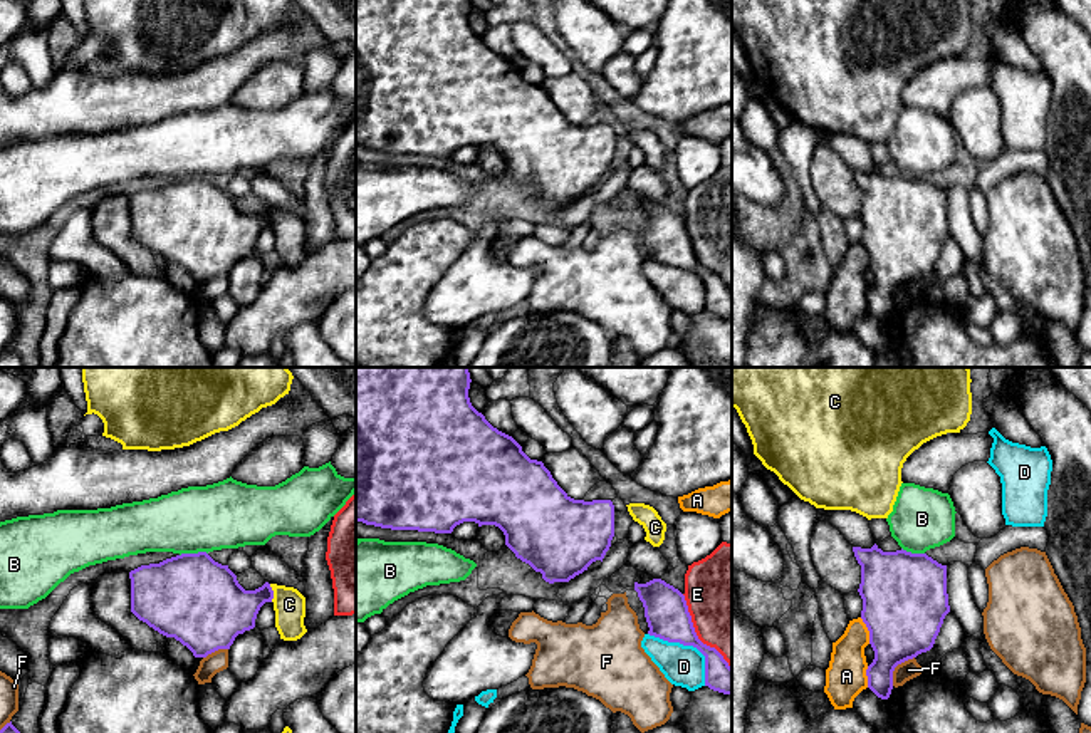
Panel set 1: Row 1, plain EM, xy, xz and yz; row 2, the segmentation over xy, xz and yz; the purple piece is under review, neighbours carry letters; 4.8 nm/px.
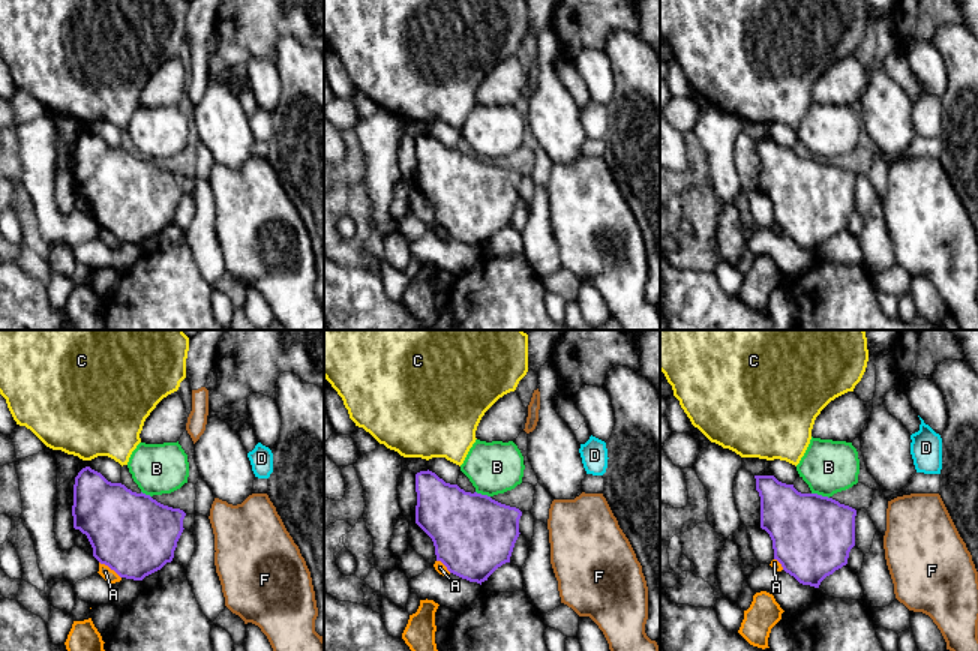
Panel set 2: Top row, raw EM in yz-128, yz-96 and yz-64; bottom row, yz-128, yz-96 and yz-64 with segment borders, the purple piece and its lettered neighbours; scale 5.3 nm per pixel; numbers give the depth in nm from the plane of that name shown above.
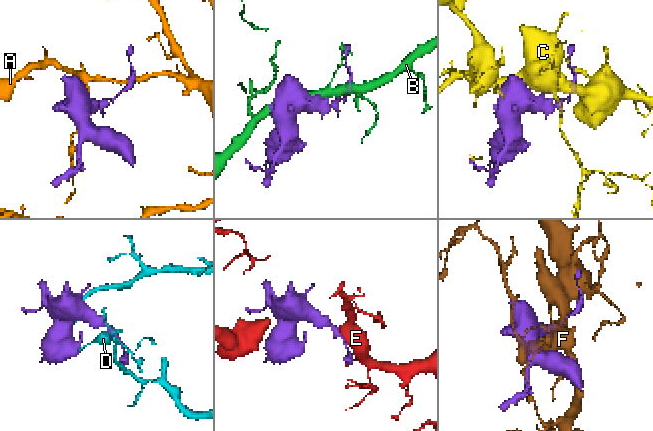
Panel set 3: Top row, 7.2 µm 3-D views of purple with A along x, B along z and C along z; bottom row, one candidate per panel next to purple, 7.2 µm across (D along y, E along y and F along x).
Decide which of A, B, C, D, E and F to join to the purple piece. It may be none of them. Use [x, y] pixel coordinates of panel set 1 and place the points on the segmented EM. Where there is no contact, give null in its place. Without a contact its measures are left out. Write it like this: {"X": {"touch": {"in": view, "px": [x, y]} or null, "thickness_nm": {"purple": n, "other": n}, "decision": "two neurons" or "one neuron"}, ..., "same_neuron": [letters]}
{"A": {"touch": {"in": "yz", "px": [868, 629]}, "thickness_nm": {"purple": 400, "other": 190}, "decision": "two neurons"}, "B": {"touch": {"in": "xy", "px": [193, 554]}, "thickness_nm": {"purple": 420, "other": 320}, "decision": "two neurons"}, "C": {"touch": {"in": "xy", "px": [272, 592]}, "thickness_nm": {"purple": 280, "other": 160}, "decision": "two neurons"}, "D": {"touch": {"in": "xz", "px": [690, 644]}, "thickness_nm": {"purple": 200, "other": 190}, "decision": "two neurons"}, "E": {"touch": {"in": "xz", "px": [695, 634]}, "thickness_nm": {"purple": 200, "other": 420}, "decision": "two neurons"}, "F": {"touch": {"in": "yz", "px": [895, 666]}, "thickness_nm": {"purple": 360, "other": 90}, "decision": "two neurons"}, "same_neuron": []}

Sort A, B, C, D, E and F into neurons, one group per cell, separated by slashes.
A / B / C / D / E / F

